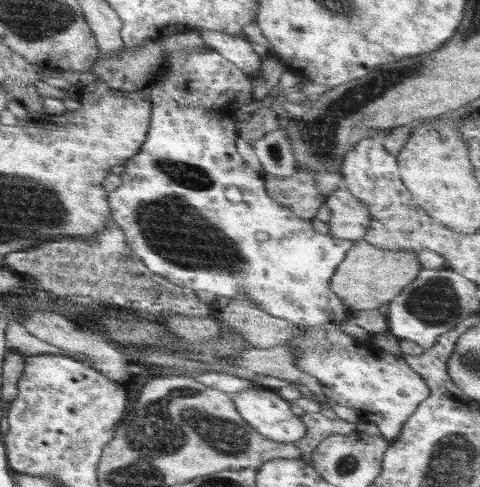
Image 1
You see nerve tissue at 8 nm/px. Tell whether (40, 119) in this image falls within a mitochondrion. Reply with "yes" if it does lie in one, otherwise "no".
no

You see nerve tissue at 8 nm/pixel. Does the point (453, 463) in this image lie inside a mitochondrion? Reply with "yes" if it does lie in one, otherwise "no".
yes

